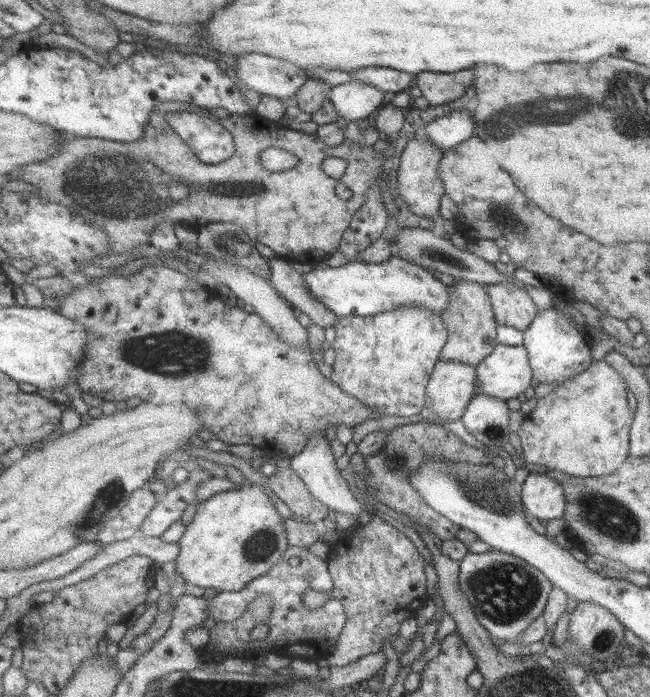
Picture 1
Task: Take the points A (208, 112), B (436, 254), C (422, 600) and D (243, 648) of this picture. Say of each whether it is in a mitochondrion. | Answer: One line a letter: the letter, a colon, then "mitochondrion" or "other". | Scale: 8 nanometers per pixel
A: other
B: mitochondrion
C: other
D: other

